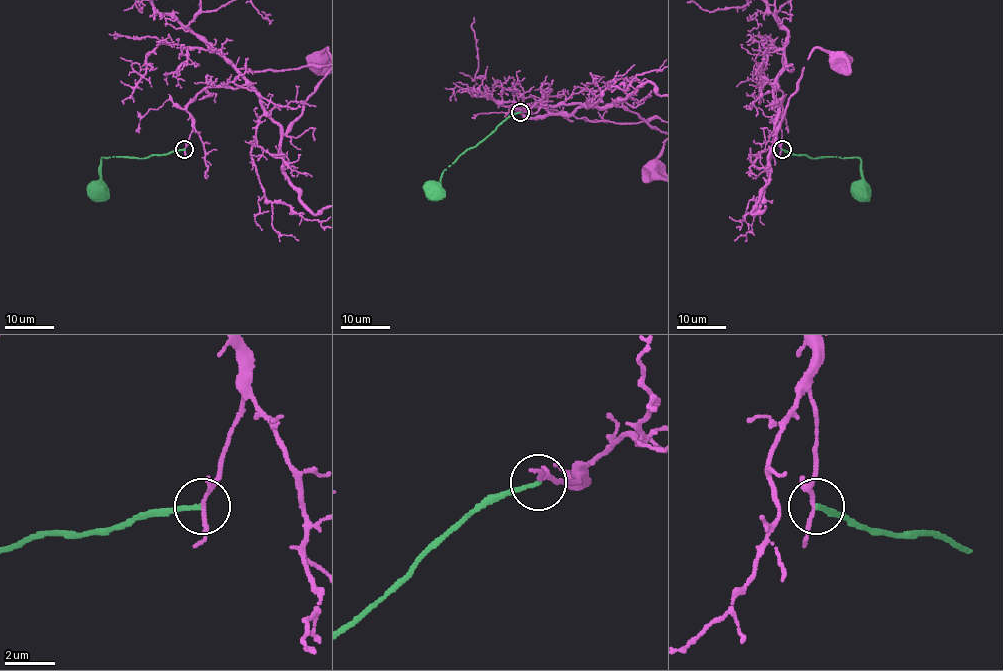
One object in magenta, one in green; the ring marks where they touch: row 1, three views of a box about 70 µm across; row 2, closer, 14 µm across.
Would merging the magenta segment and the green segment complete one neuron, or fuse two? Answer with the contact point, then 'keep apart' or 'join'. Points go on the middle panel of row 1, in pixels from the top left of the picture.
place (520, 112); keep apart

